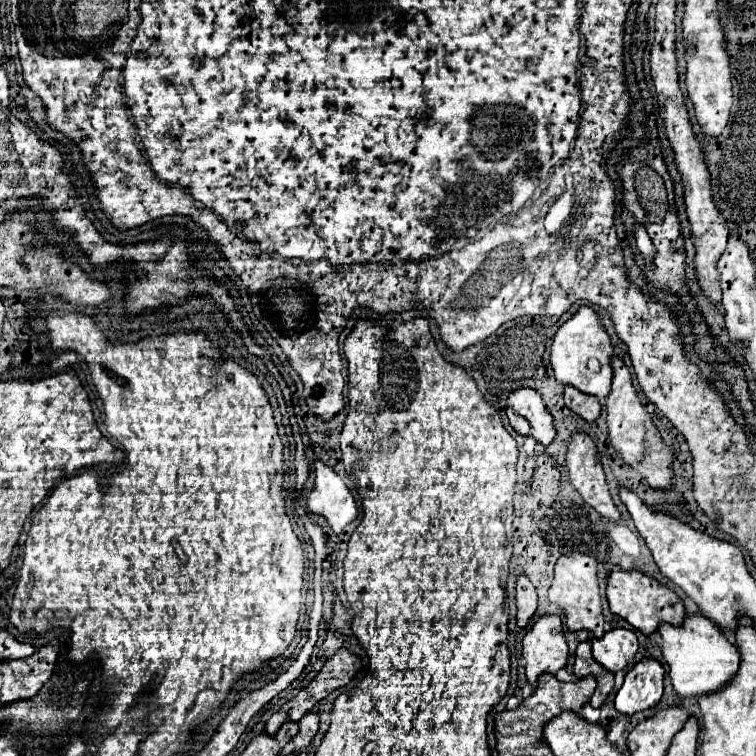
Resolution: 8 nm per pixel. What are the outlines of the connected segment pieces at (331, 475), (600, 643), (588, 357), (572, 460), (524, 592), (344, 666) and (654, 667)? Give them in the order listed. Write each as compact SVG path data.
M315 462L315 490L307 496L307 510L323 516L335 534L357 518L357 506L343 478L323 462Z
M615 628L601 640L593 638L593 658L609 672L619 672L635 662L637 636L627 628Z
M581 306L573 318L569 318L555 334L551 346L551 364L555 370L555 378L563 384L575 386L585 394L593 394L597 398L605 398L611 390L611 358L615 356L609 334L601 324L597 312L591 306Z
M585 432L571 434L571 442L567 446L565 466L569 470L571 484L581 494L581 498L593 506L603 518L611 522L619 522L621 514L615 508L607 482L605 472L599 460L599 452L595 442Z
M527 576L517 578L515 602L517 602L517 626L523 628L537 610L537 594Z
M339 650L333 658L327 660L323 670L309 682L309 686L299 692L299 696L289 700L279 712L275 712L269 718L267 728L265 728L267 734L273 736L273 734L277 734L281 724L299 722L307 712L313 712L315 706L325 696L329 696L337 688L347 686L353 680L353 676L359 672L359 668L361 668L359 656L355 656L347 650Z
M643 658L633 664L615 696L615 708L627 716L653 708L663 694L663 674L663 666L653 658Z

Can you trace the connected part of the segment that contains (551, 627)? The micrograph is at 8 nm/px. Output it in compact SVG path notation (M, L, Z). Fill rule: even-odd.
M541 616L531 630L523 638L523 660L525 660L525 676L531 686L535 686L537 676L543 672L557 674L567 664L567 642L563 636L563 624L559 616Z

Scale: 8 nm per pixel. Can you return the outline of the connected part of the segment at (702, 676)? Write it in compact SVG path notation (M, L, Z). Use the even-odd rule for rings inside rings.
M687 614L681 626L661 624L659 634L663 638L661 650L669 664L669 676L679 696L687 698L715 692L737 674L739 668L737 646L721 632L721 628L715 622L711 622L703 614Z

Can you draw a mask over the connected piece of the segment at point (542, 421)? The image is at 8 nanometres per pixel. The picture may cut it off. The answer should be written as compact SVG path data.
M519 388L509 394L507 418L513 430L521 436L533 436L545 446L555 438L551 414L543 404L541 394L531 388Z

